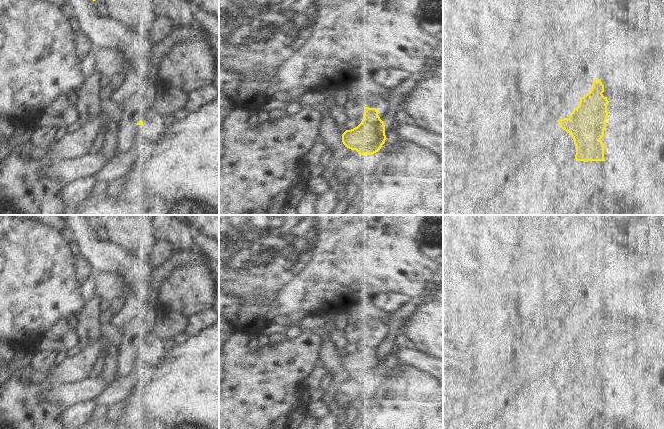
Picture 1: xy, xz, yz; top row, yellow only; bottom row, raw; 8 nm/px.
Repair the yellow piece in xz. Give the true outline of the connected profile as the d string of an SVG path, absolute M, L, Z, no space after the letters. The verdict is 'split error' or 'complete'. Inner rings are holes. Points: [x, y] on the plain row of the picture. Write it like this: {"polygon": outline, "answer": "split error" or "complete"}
{"polygon": "M364 330L361 347L342 358L343 368L360 379L372 379L380 374L386 364L385 349L376 332Z", "answer": "complete"}

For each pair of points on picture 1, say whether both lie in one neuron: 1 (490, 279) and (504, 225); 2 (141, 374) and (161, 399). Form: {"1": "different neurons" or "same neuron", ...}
{"1": "different neurons", "2": "different neurons"}

